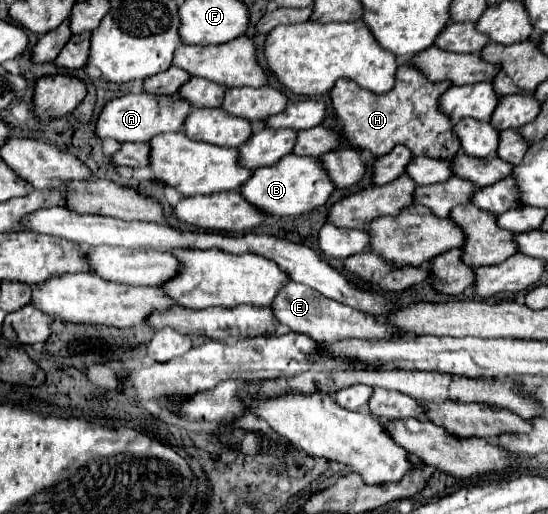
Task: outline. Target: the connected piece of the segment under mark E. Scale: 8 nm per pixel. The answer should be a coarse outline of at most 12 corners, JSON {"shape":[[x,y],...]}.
{"shape":[[286,282],[274,318],[314,340],[396,334],[380,318]]}

